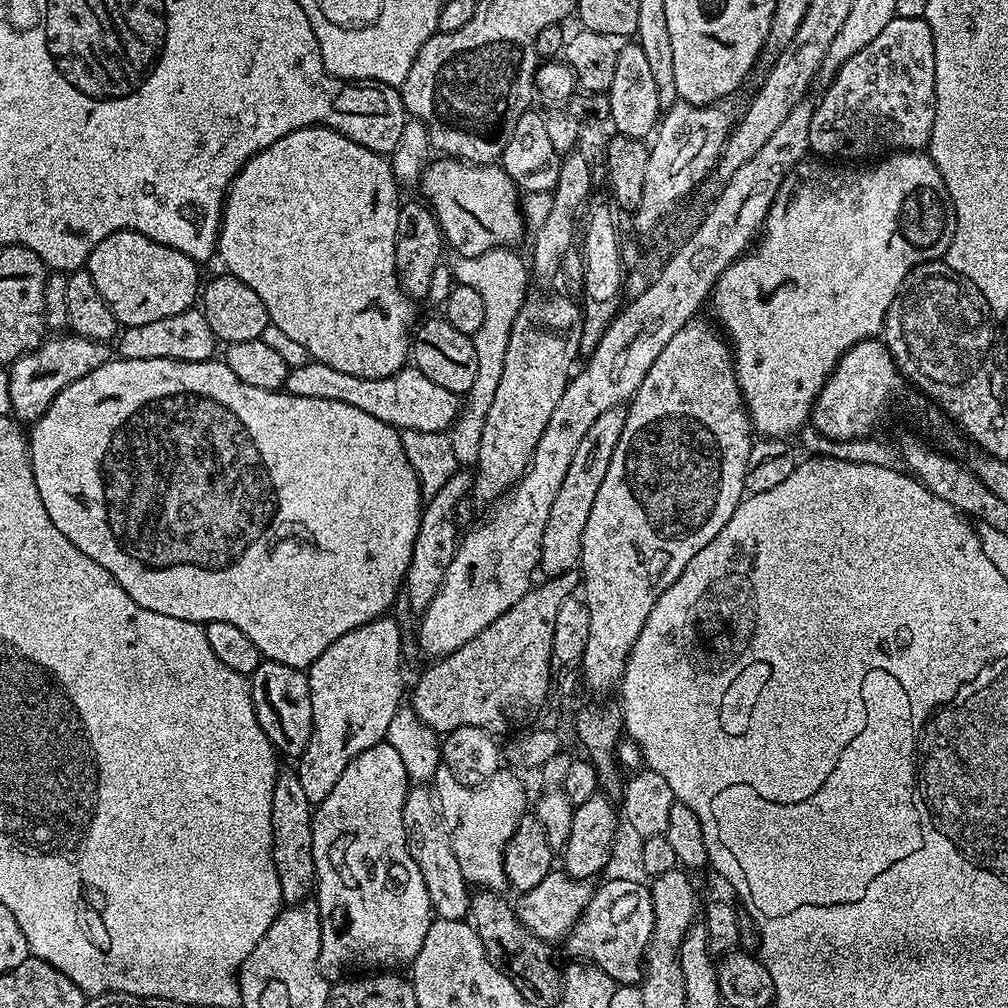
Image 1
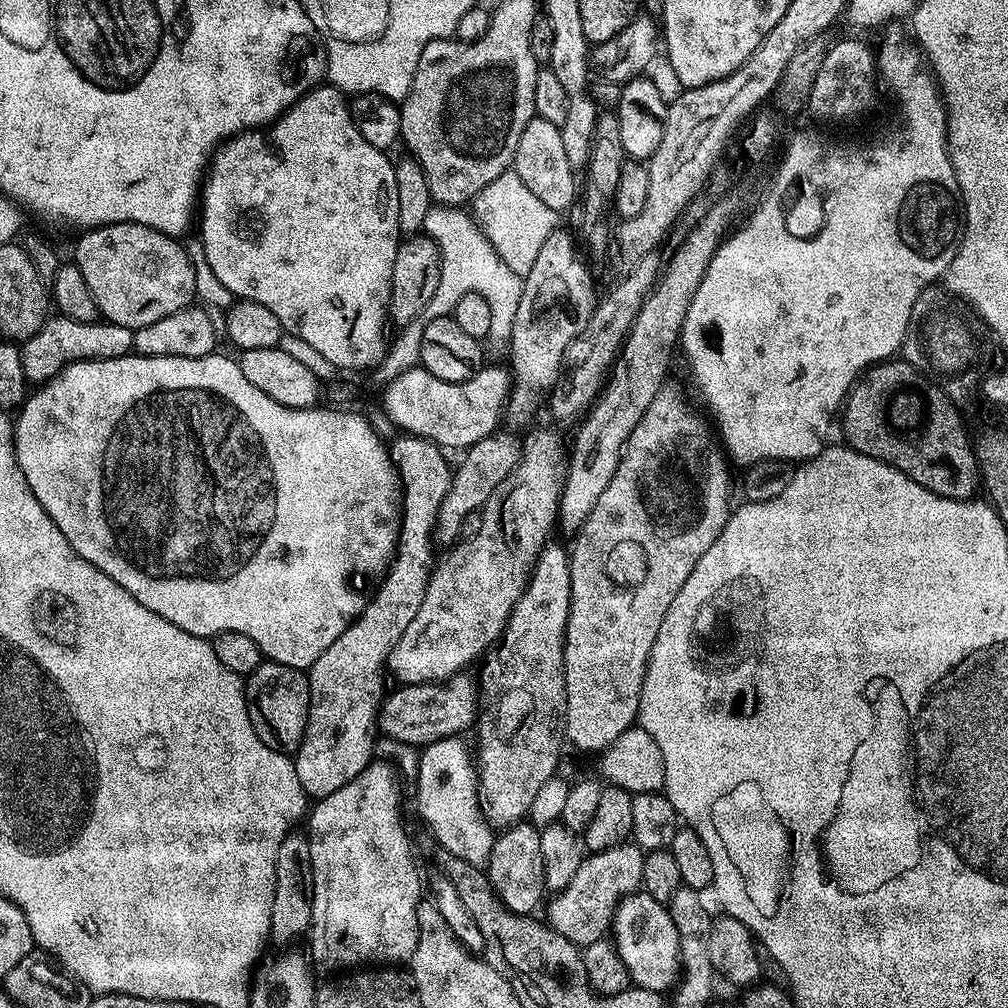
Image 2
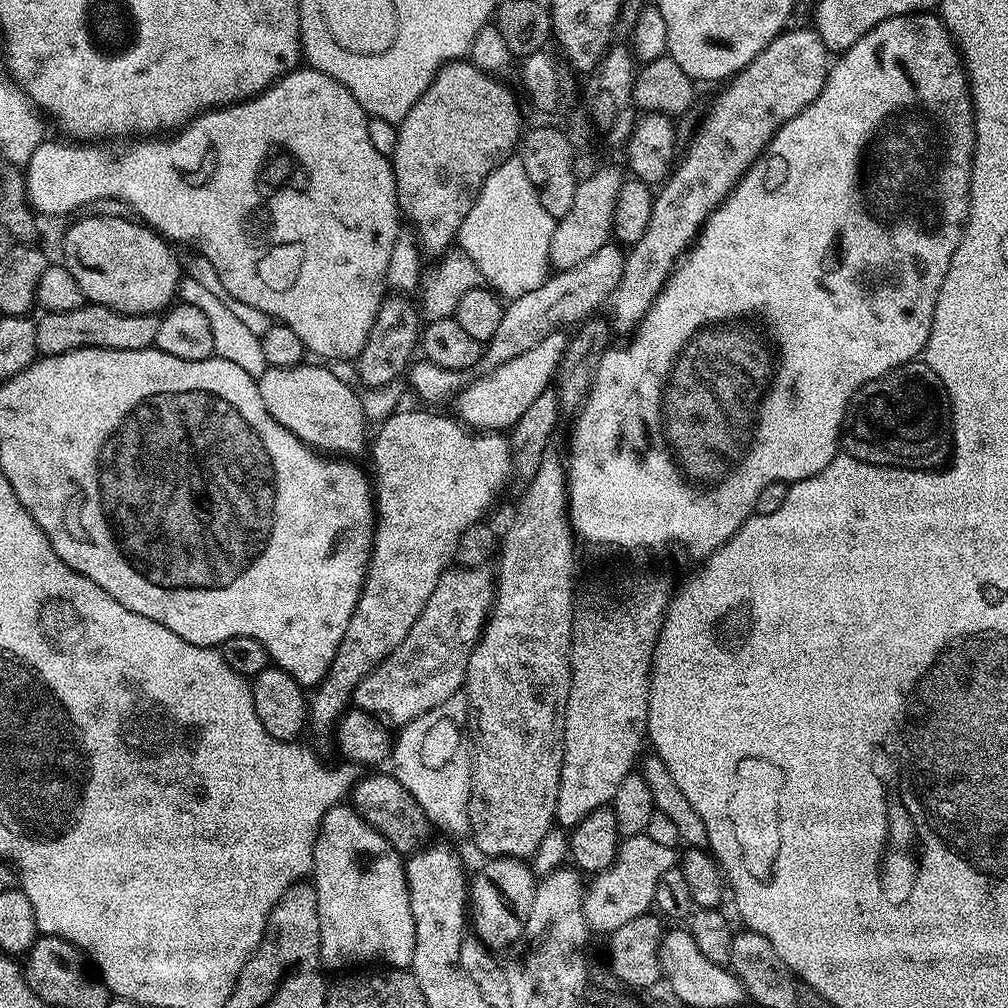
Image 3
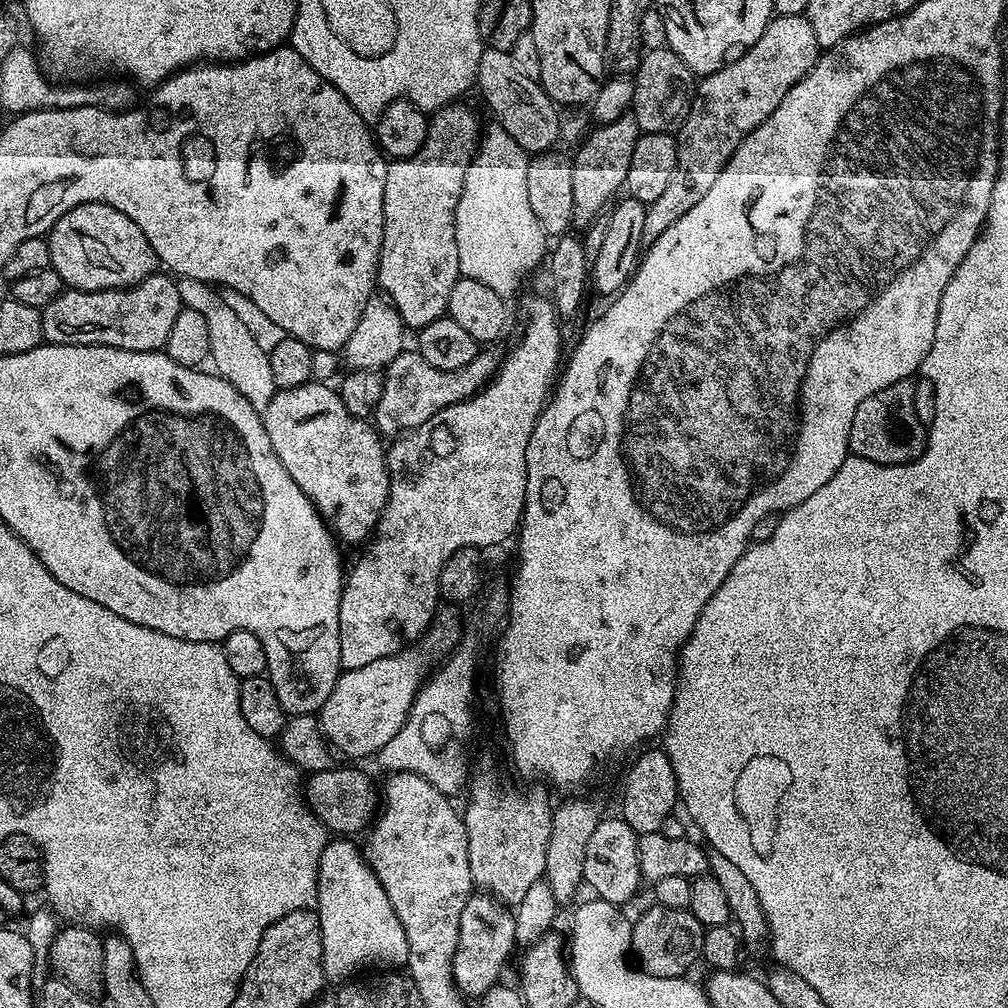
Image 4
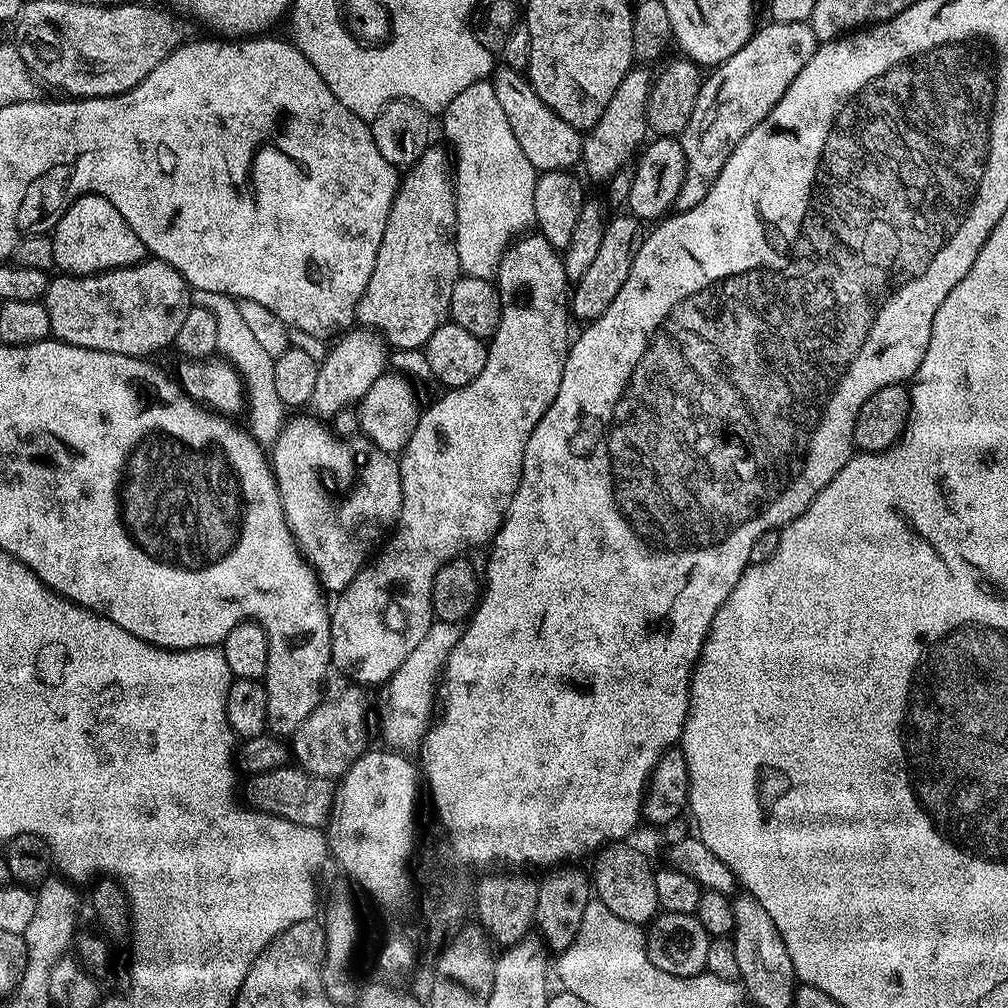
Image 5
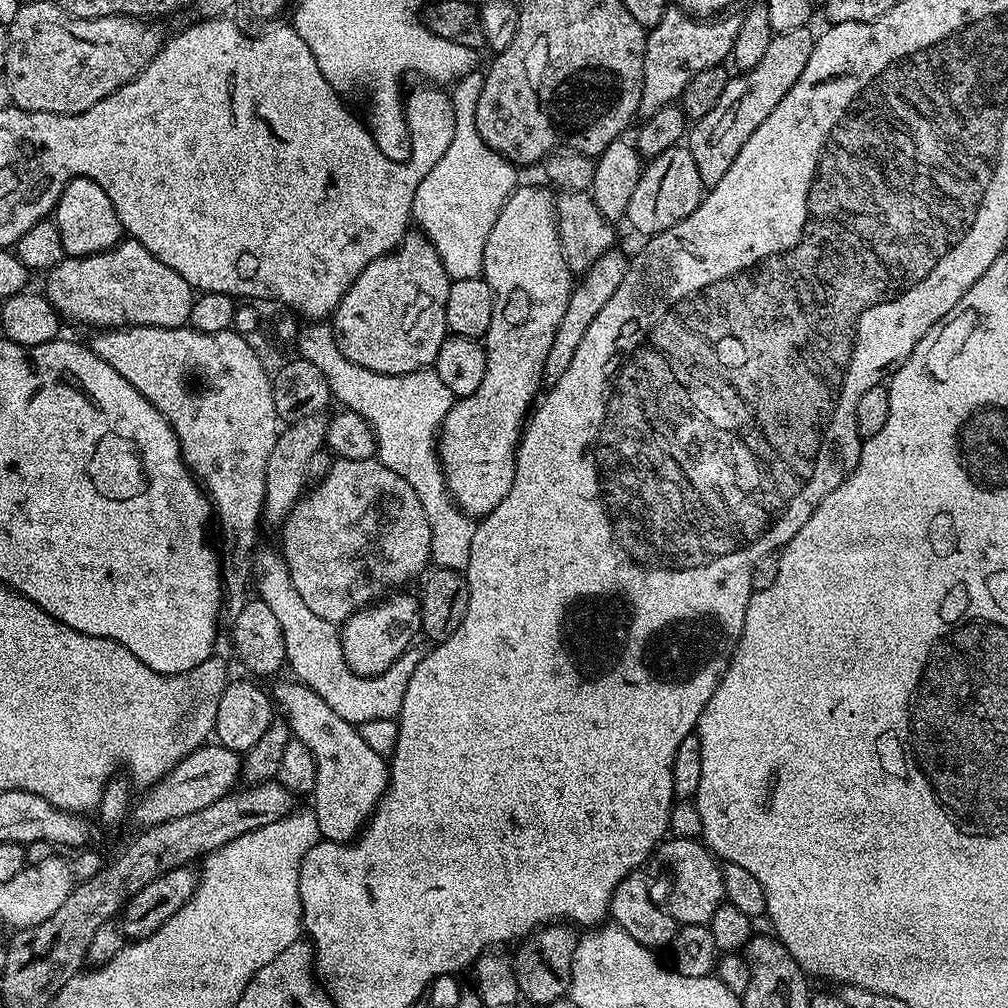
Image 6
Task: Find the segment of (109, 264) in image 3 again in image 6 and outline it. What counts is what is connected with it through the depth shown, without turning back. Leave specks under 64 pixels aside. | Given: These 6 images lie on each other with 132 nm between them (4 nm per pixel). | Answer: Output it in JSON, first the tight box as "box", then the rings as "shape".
{"box":[54,176,125,256],"shape":[[[81,176],[71,180],[62,190],[56,203],[54,223],[58,226],[58,234],[62,234],[65,256],[89,256],[105,252],[120,243],[125,235],[114,210],[114,202],[106,198],[106,190],[102,190],[98,182]]]}

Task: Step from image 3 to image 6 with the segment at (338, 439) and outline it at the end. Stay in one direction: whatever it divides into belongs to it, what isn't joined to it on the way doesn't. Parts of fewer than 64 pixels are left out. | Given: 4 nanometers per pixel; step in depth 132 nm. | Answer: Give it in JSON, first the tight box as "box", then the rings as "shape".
{"box":[282,458,434,626],"shape":[[[376,458],[337,459],[330,472],[296,501],[292,512],[284,518],[282,531],[282,555],[290,570],[294,590],[302,594],[302,602],[306,602],[306,607],[318,614],[318,618],[326,618],[326,622],[337,626],[393,590],[408,586],[416,575],[419,577],[429,567],[428,559],[434,547],[432,522],[426,518],[426,510],[422,502],[418,502],[414,486],[410,486],[406,478],[398,478],[394,470]]]}

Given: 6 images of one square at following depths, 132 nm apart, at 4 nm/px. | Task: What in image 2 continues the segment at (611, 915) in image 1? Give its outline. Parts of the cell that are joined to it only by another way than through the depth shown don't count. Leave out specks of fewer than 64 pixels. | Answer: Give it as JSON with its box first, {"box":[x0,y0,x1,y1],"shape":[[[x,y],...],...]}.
{"box":[610,890,682,994],"shape":[[[637,890],[625,897],[616,908],[610,932],[635,987],[661,994],[667,993],[667,988],[672,990],[677,987],[682,976],[680,939],[672,913],[665,905],[654,902],[648,892]]]}

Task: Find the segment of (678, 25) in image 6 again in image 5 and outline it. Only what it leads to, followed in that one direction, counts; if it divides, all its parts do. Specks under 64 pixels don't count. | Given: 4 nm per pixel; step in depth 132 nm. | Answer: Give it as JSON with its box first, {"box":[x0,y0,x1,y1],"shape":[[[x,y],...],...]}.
{"box":[582,66,654,181],"shape":[[[634,66],[622,78],[618,90],[614,90],[614,98],[610,98],[606,110],[602,110],[602,118],[593,128],[587,129],[583,137],[584,155],[582,168],[585,168],[594,179],[607,181],[626,161],[633,159],[641,151],[650,129],[647,122],[648,96],[651,94],[654,81],[653,73],[648,73],[644,66]]]}

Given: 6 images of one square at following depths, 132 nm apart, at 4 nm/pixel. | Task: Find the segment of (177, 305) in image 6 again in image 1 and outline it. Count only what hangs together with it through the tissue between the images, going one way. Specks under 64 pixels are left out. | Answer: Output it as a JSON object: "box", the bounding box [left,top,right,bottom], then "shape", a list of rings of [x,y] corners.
{"box":[8,334,113,422],"shape":[[[56,334],[52,337],[45,339],[33,352],[22,354],[22,358],[12,361],[8,368],[11,415],[17,421],[35,422],[42,418],[50,402],[54,402],[56,395],[70,386],[70,382],[98,370],[98,366],[113,359],[113,345],[103,340],[91,340],[75,334]]]}

